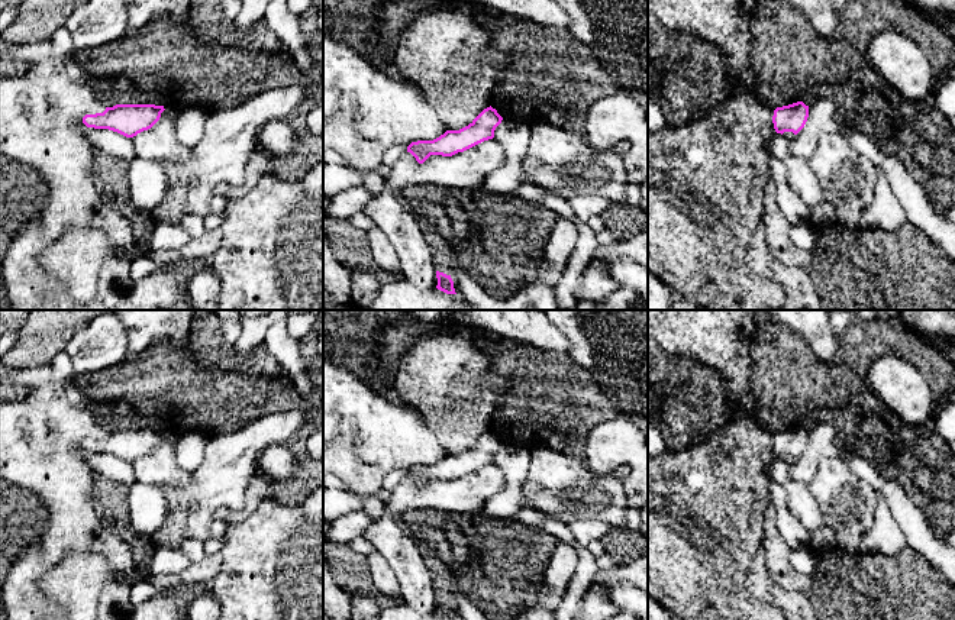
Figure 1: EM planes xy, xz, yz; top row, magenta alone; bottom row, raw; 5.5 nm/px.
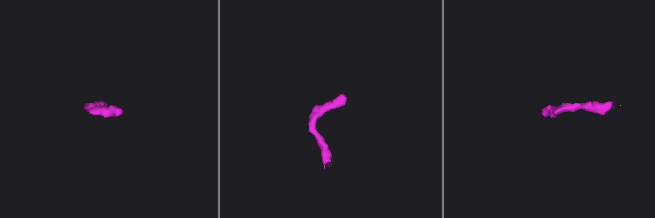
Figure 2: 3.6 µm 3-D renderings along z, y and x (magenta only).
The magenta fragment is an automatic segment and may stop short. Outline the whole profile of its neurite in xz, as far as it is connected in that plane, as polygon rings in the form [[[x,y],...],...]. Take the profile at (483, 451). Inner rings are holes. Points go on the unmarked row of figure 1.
[[[491,430],[484,433],[468,451],[459,455],[446,455],[433,465],[417,465],[407,471],[419,488],[423,488],[430,479],[452,481],[464,477],[484,465],[494,462],[496,452],[503,442]]]

